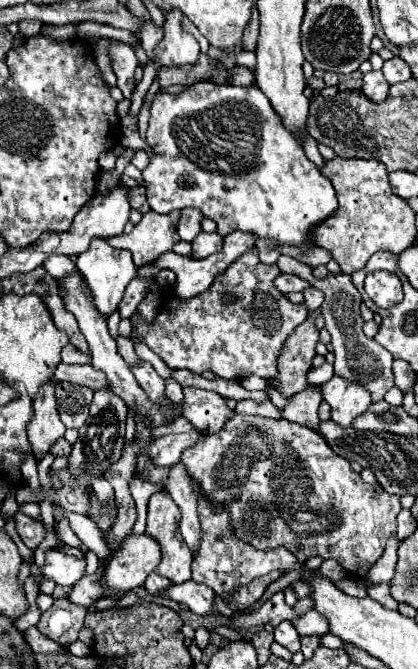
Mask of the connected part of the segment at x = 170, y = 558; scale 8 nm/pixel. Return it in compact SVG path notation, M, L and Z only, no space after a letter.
M169 493L151 495L147 513L147 535L153 537L161 547L161 563L155 571L169 581L183 583L191 579L193 553L189 551L189 547L185 547L185 541L177 531L179 521L181 511L177 511L177 505L173 503Z

